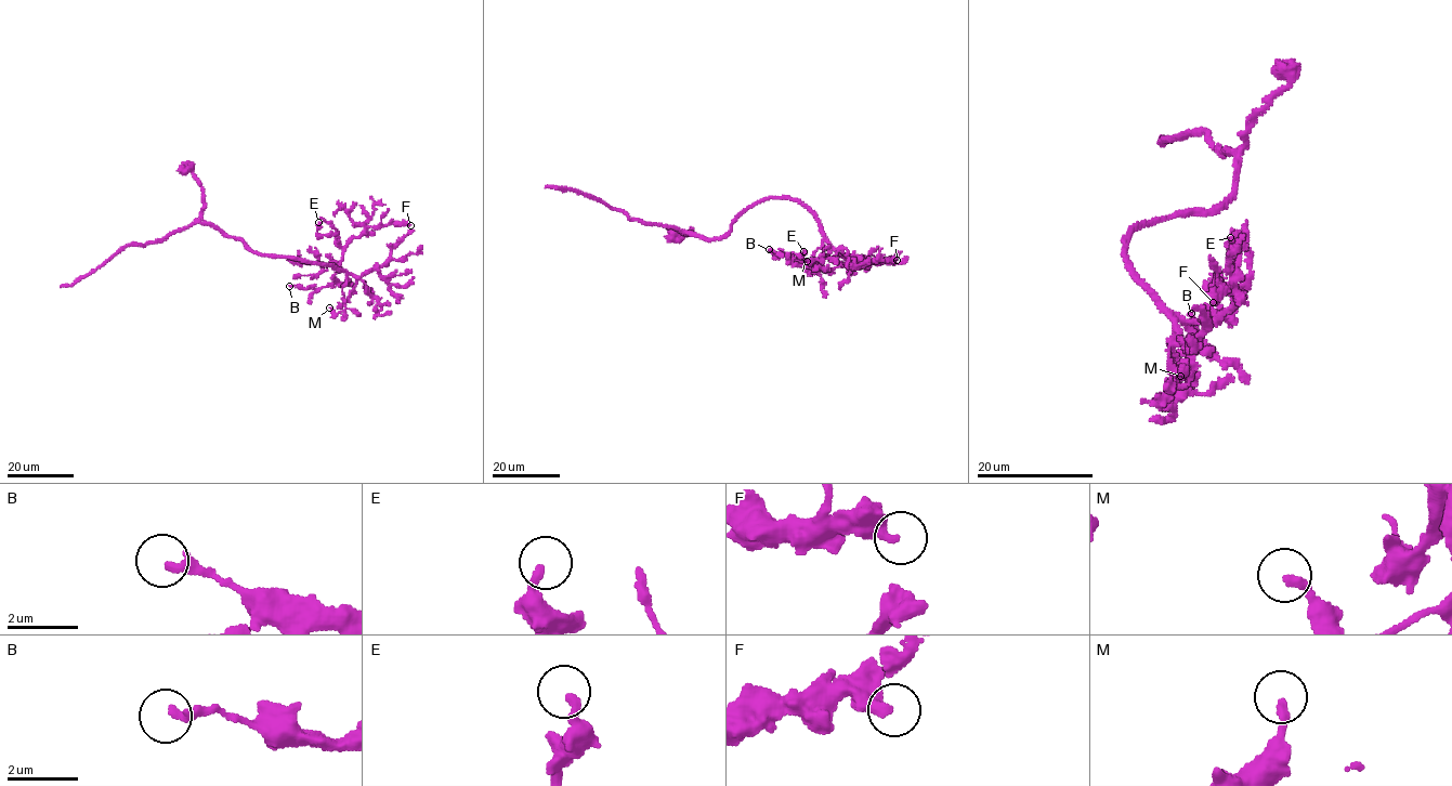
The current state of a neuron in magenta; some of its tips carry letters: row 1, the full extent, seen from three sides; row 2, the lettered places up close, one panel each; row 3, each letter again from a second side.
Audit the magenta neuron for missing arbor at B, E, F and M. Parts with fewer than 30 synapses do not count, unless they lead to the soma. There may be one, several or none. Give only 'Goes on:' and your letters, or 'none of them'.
Goes on: none of them

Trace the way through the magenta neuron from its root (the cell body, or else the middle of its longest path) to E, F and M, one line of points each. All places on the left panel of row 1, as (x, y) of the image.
E: (251, 249), (264, 256), (304, 259), (339, 270), (343, 251), (337, 243), (338, 233), (317, 234), (318, 222)
F: (251, 249), (264, 256), (304, 259), (339, 270), (345, 247), (367, 227), (393, 222), (410, 225)
M: (251, 249), (264, 256), (325, 263), (347, 273), (342, 287), (345, 308), (335, 314), (329, 308)

